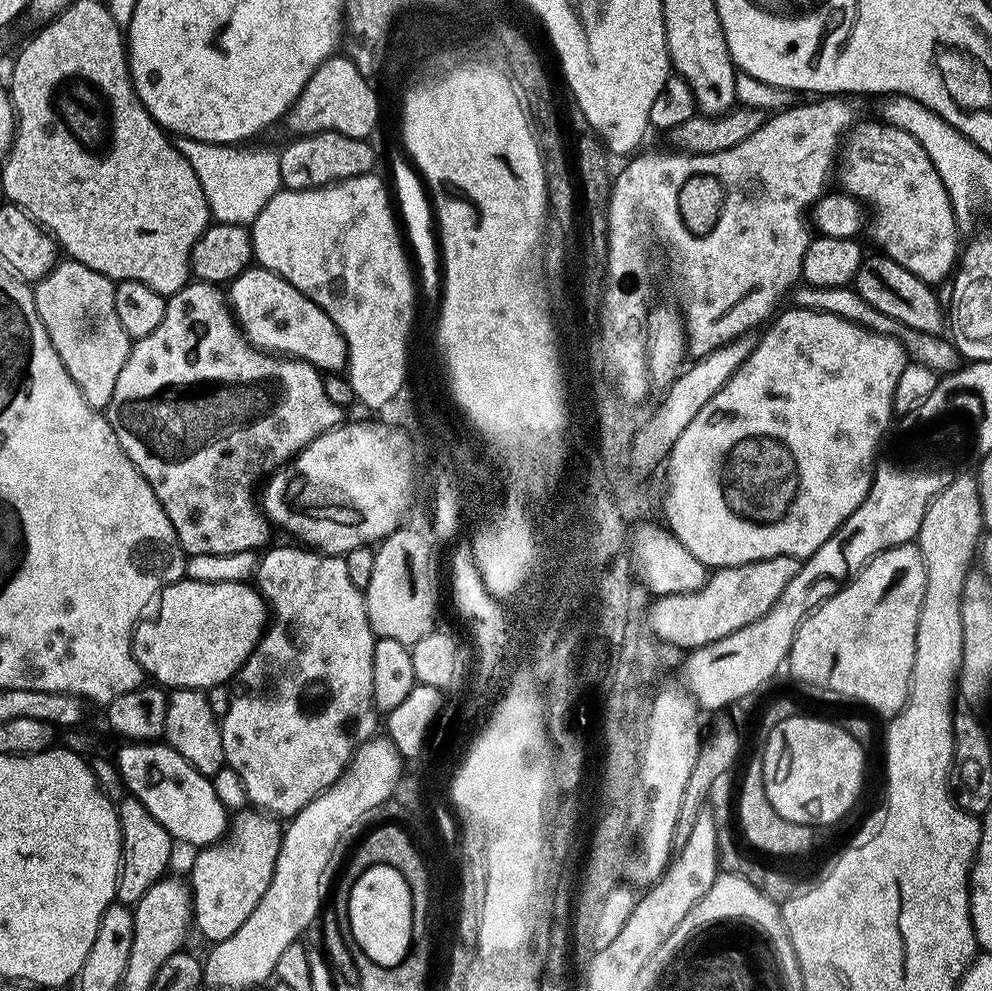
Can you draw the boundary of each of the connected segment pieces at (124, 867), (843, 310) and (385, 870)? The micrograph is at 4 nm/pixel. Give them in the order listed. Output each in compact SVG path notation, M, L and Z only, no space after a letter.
M125 798L119 801L118 815L120 817L120 874L116 881L116 900L129 906L136 905L160 880L165 879L168 863L172 860L174 839L167 832L158 818L142 806L135 798Z
M803 282L797 283L790 292L791 303L798 308L814 309L817 312L834 314L846 318L855 324L861 325L872 332L882 333L884 336L895 336L896 340L903 346L905 355L913 362L927 366L938 374L947 374L955 371L960 362L959 352L955 345L943 337L929 336L924 331L914 330L905 324L898 323L878 310L874 310L869 303L856 293L850 286L845 287L815 287Z
M374 865L354 882L349 898L350 930L375 963L394 967L413 946L411 894L406 878L388 865Z

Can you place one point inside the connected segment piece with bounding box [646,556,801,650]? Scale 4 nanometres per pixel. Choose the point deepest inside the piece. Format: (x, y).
(732, 597)

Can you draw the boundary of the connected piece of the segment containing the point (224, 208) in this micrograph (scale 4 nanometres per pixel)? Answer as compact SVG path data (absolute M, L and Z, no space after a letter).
M176 136L174 140L176 149L190 162L194 174L198 174L198 182L202 182L202 190L206 194L208 211L213 221L222 224L251 225L258 214L274 198L276 192L281 191L280 158L275 151L267 152L264 148L248 148L252 146L233 146L230 144L207 144L189 136Z

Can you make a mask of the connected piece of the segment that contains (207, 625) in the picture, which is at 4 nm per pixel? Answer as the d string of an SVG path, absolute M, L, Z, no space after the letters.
M187 578L168 585L158 597L158 603L155 605L156 617L153 620L149 618L141 619L136 626L136 631L132 633L132 653L136 655L136 661L140 667L144 669L149 677L152 676L157 685L163 686L165 689L173 688L199 688L207 690L216 684L228 684L235 677L236 673L250 658L250 654L258 646L258 642L264 637L264 629L270 623L270 609L268 603L260 594L260 589L251 583L243 580L235 580L234 582L202 582L201 580L189 580Z

